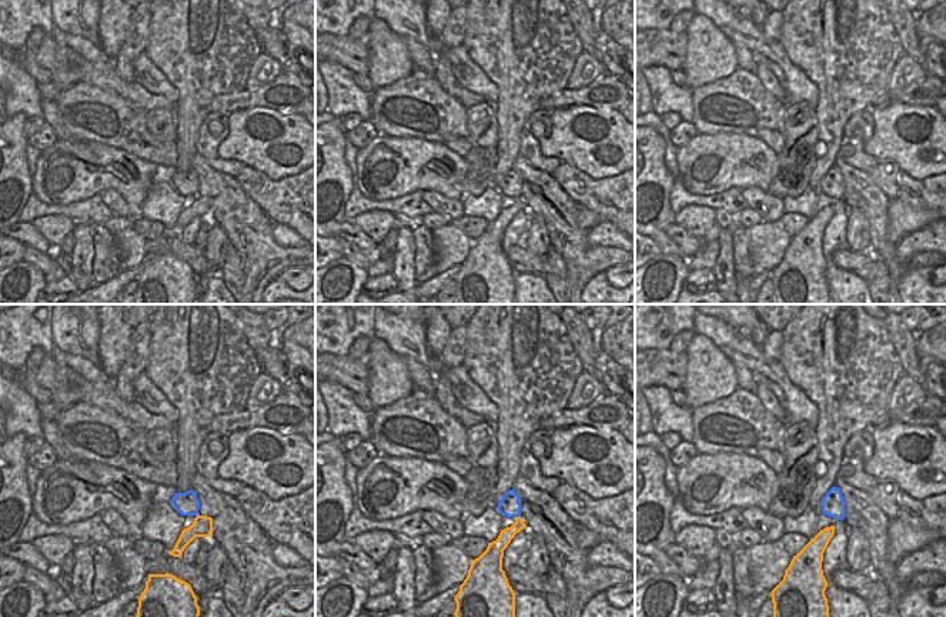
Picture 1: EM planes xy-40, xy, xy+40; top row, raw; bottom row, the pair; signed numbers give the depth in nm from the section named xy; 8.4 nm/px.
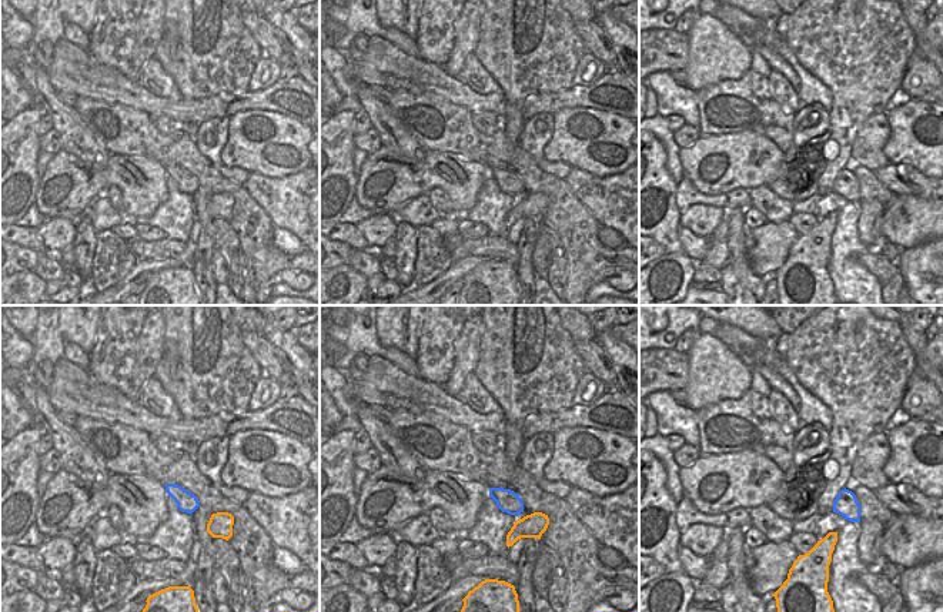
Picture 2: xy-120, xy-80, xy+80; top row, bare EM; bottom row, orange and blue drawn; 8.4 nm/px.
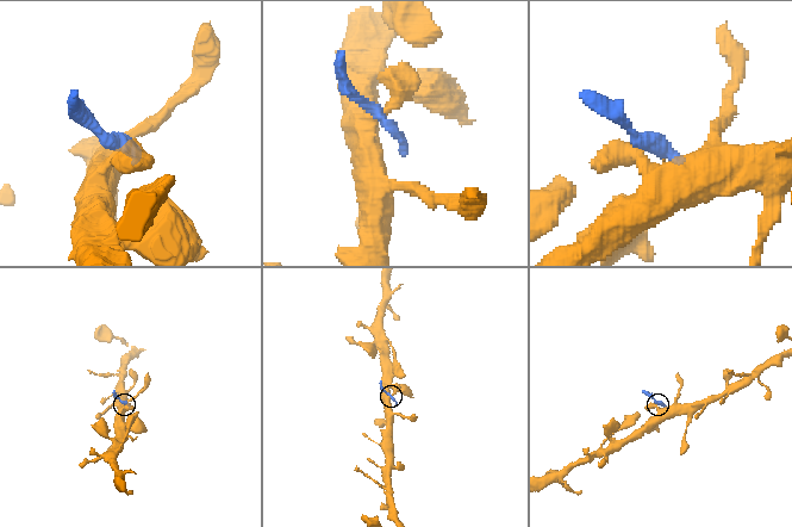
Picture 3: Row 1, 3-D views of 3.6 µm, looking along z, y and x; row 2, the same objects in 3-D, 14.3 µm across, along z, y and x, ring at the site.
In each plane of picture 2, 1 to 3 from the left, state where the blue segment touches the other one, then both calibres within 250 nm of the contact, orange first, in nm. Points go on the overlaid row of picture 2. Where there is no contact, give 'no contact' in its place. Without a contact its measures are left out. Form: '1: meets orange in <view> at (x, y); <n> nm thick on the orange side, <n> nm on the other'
1: no contact
2: no contact
3: no contact

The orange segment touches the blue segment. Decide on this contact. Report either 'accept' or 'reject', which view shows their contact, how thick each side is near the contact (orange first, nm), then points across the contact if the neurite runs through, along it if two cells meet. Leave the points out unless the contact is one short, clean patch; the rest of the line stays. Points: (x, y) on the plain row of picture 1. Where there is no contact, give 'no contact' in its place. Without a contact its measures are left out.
reject | xy | 120/180 nm | along xy (520, 196), (514, 199)

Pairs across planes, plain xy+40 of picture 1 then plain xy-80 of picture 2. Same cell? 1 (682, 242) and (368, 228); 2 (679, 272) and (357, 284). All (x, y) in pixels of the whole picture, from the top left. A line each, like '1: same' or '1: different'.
1: different
2: same

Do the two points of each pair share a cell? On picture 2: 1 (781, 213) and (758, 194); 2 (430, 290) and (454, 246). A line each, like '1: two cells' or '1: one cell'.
1: one cell
2: two cells

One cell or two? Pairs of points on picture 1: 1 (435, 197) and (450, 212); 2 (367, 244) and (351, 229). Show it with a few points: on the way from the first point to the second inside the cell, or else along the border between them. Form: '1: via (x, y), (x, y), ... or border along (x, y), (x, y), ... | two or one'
1: via (438, 200), (447, 209) | one
2: via (363, 240), (355, 232) | one

